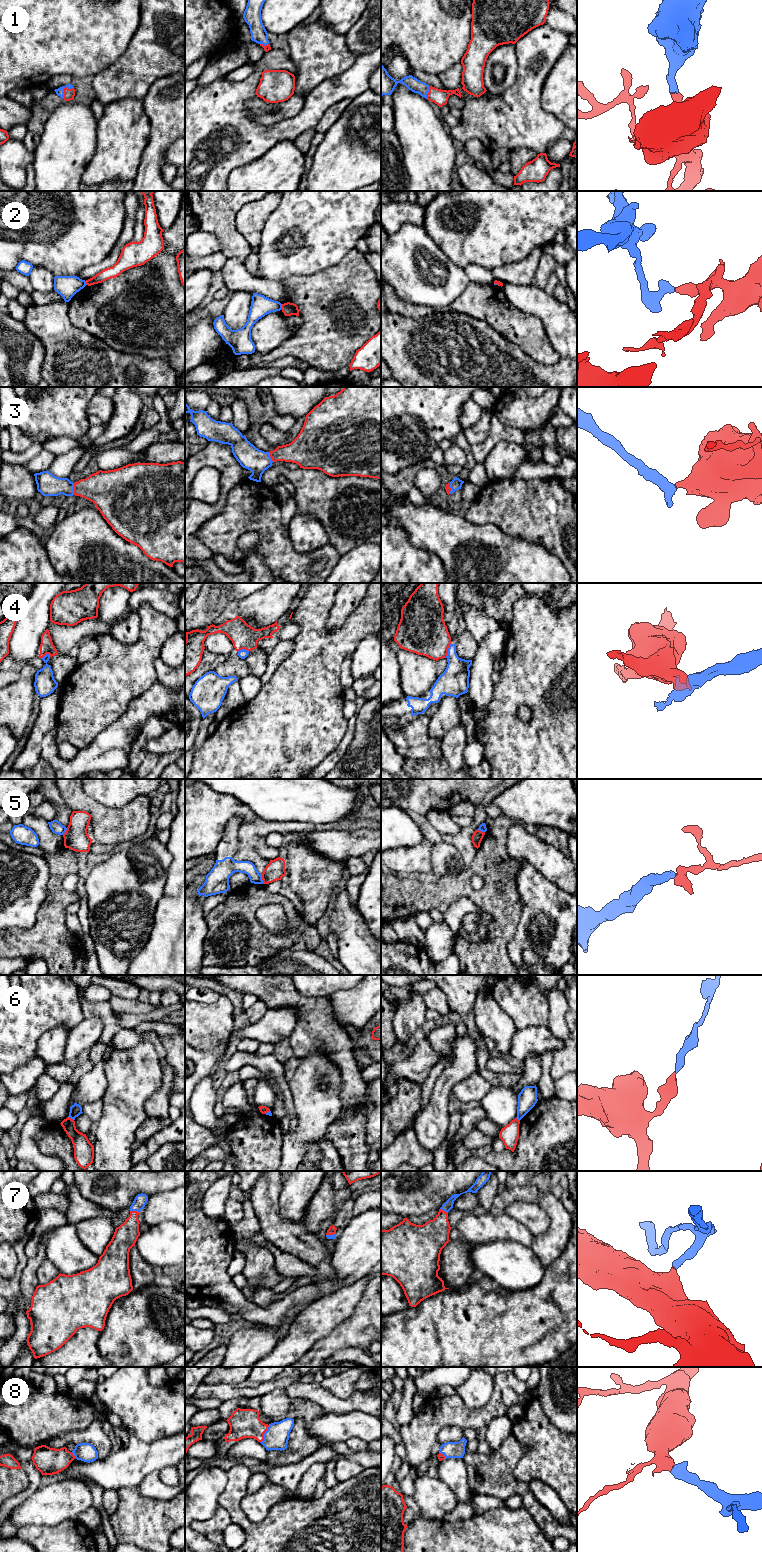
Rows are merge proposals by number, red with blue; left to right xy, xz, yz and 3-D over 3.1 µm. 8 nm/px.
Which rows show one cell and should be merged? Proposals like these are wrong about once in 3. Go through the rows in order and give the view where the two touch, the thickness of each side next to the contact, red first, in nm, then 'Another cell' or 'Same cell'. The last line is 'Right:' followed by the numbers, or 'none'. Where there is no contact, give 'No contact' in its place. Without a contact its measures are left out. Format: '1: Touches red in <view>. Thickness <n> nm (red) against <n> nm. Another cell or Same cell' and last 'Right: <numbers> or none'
1: Touches red in xy. Thickness 90 nm (red) against 60 nm. Same cell
2: Touches red in xz. Thickness 100 nm (red) against 160 nm. Another cell
3: Touches red in xy. Thickness 300 nm (red) against 180 nm. Same cell
4: Touches red in yz. Thickness 360 nm (red) against 220 nm. Another cell
5: Touches red in xz. Thickness 160 nm (red) against 110 nm. Another cell
6: Touches red in xy. Thickness 140 nm (red) against 100 nm. Another cell
7: Touches red in xy. Thickness 190 nm (red) against 100 nm. Same cell
8: Touches red in xz. Thickness 240 nm (red) against 190 nm. Same cell
Right: 1, 3, 7, 8

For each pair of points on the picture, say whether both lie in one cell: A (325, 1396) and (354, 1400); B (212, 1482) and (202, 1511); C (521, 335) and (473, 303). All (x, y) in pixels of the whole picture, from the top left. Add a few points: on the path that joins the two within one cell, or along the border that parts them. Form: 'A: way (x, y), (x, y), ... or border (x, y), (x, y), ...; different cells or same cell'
A: way (332, 1403), (347, 1403); same cell
B: way (205, 1489), (202, 1504); same cell
C: way (510, 323), (490, 305), (485, 303); same cell

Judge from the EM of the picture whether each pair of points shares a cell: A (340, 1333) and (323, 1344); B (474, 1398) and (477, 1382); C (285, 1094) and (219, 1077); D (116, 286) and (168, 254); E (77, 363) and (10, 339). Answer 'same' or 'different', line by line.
A: same
B: same
C: different
D: same
E: different

